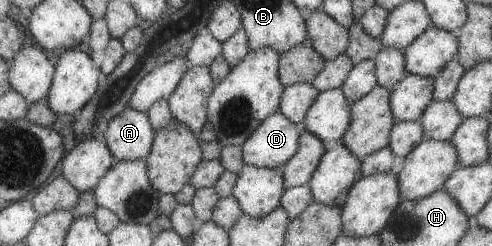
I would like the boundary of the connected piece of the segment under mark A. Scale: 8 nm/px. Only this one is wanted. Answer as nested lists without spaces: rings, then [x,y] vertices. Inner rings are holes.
[[[125,105],[117,116],[109,120],[102,137],[116,162],[143,159],[149,154],[153,135],[147,113]]]

